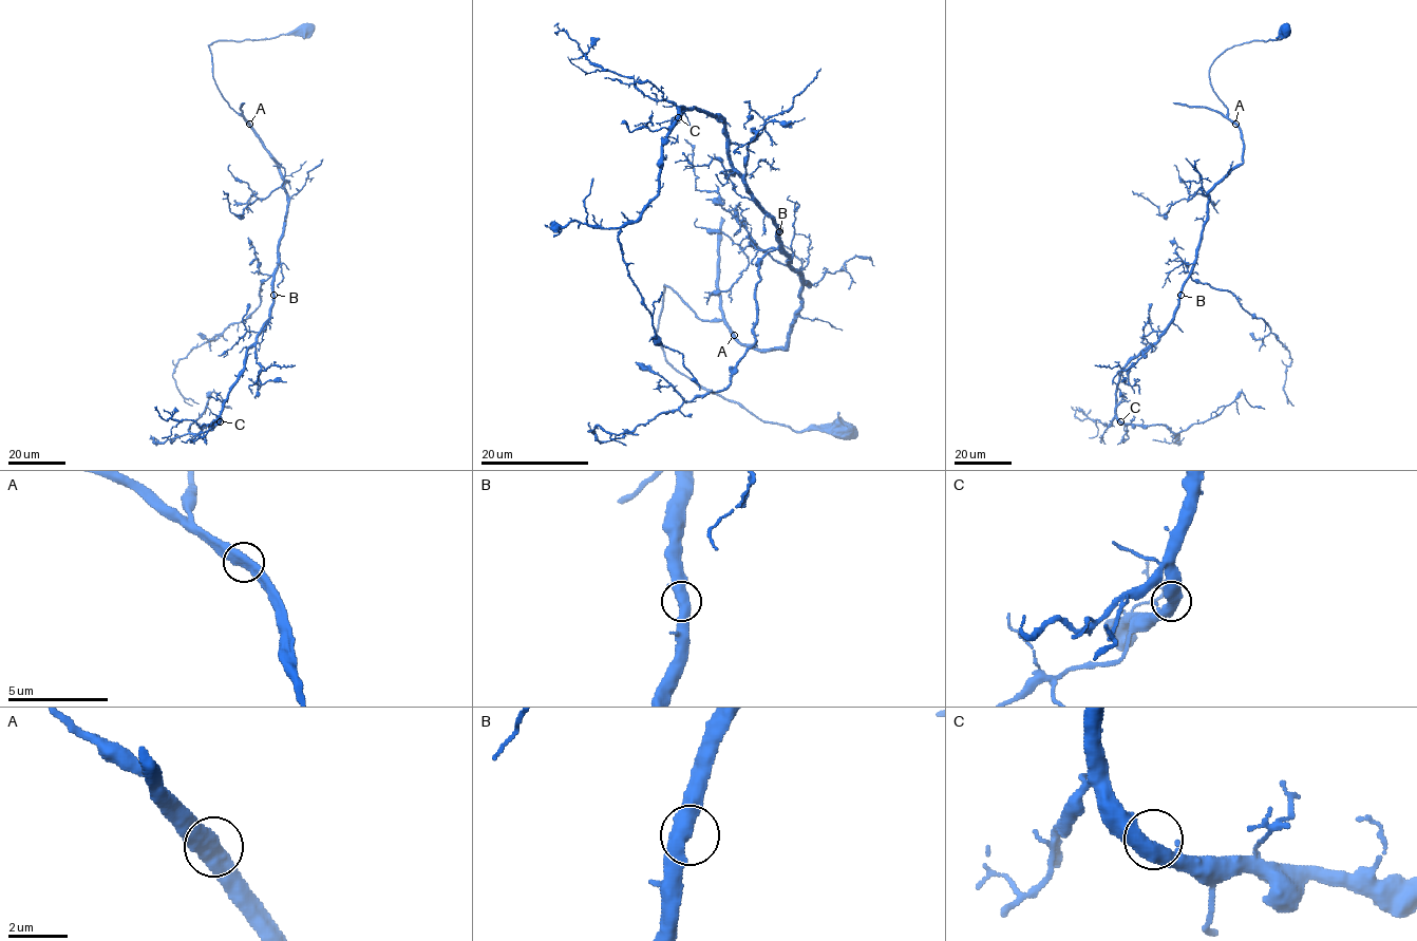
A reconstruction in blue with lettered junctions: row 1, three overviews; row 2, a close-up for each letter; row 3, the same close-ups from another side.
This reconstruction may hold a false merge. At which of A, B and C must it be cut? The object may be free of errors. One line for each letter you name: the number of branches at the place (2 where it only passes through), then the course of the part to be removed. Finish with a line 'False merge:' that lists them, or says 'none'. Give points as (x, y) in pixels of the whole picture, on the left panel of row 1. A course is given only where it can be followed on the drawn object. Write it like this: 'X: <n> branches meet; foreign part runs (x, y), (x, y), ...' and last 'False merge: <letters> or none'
False merge: none

